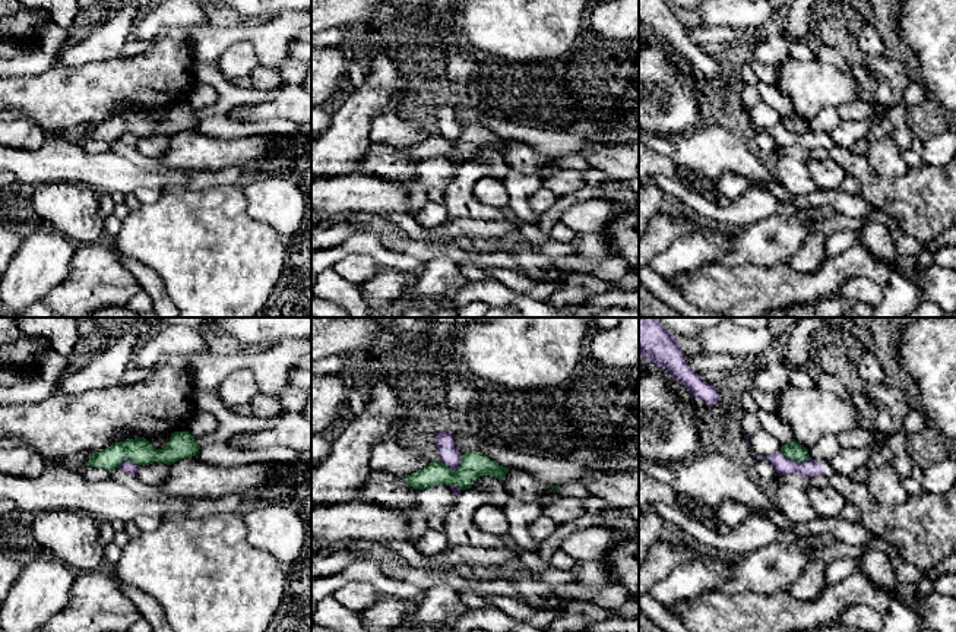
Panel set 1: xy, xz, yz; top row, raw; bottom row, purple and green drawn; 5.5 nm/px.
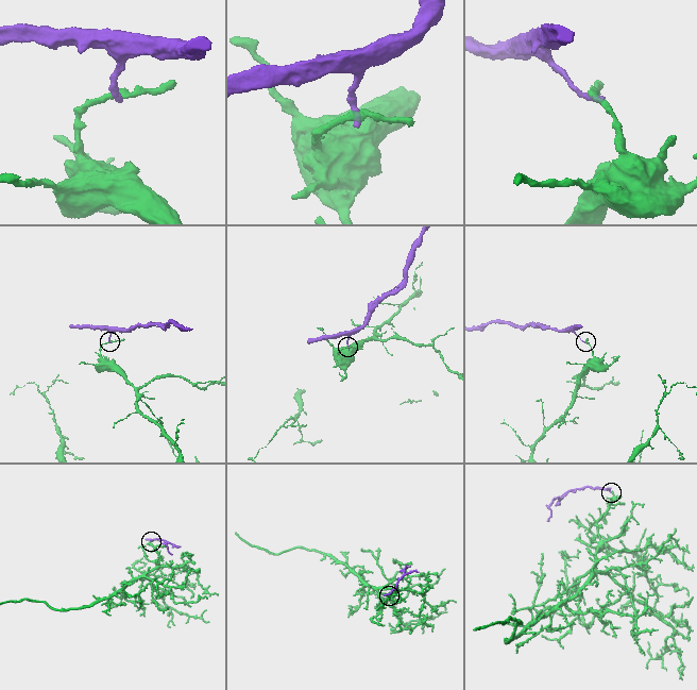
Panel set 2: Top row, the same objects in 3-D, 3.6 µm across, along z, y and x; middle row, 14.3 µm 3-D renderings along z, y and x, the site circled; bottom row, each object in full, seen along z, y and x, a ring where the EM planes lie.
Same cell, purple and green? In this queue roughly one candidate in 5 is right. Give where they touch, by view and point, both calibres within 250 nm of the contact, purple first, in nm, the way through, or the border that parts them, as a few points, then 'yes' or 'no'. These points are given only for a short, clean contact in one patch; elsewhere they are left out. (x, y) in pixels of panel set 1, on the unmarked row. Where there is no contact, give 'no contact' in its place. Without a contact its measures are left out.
contact xz (455, 142); calibres 110 and 140 nm; border xz (462, 128), (461, 136), (455, 142), (440, 132); no

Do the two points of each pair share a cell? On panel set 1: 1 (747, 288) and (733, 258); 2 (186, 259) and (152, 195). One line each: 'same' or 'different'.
1: different
2: different

